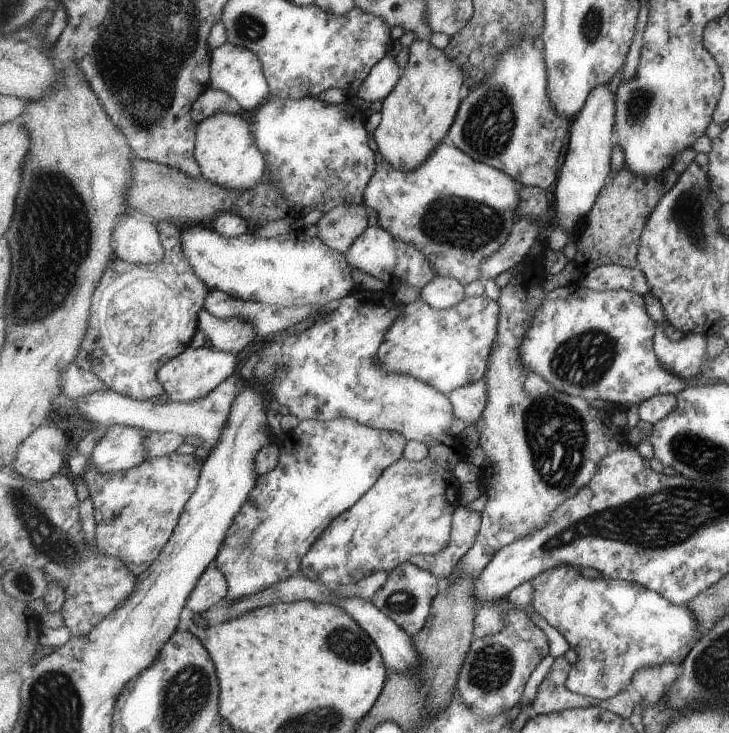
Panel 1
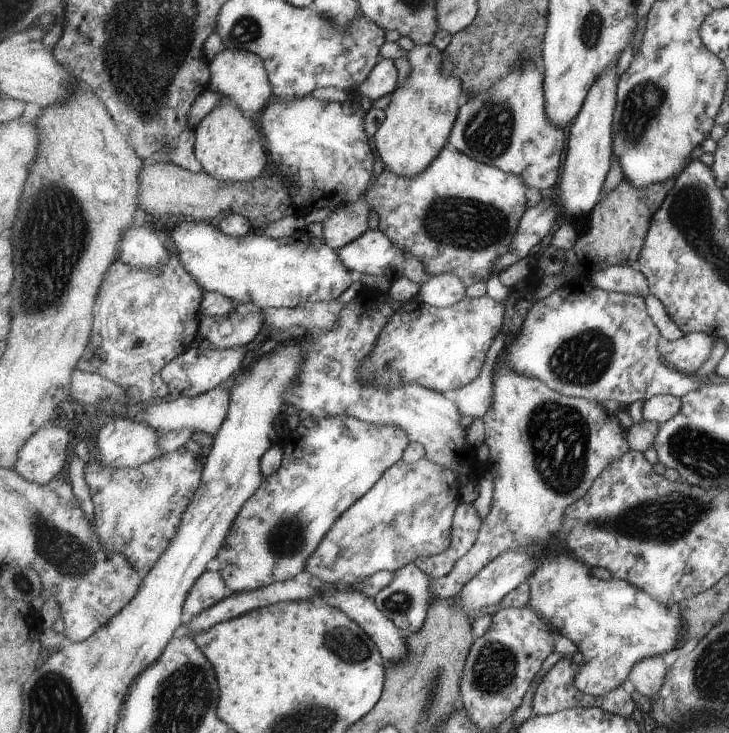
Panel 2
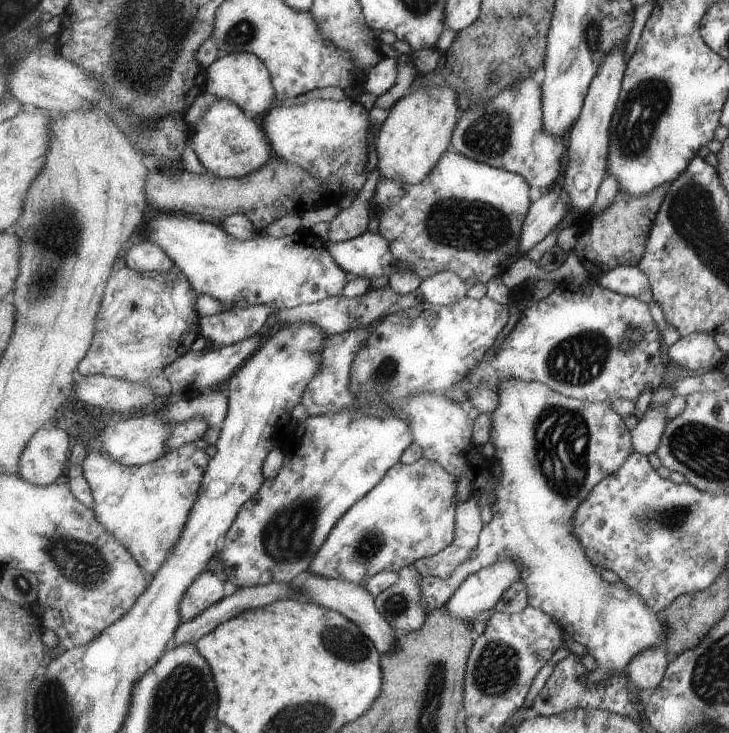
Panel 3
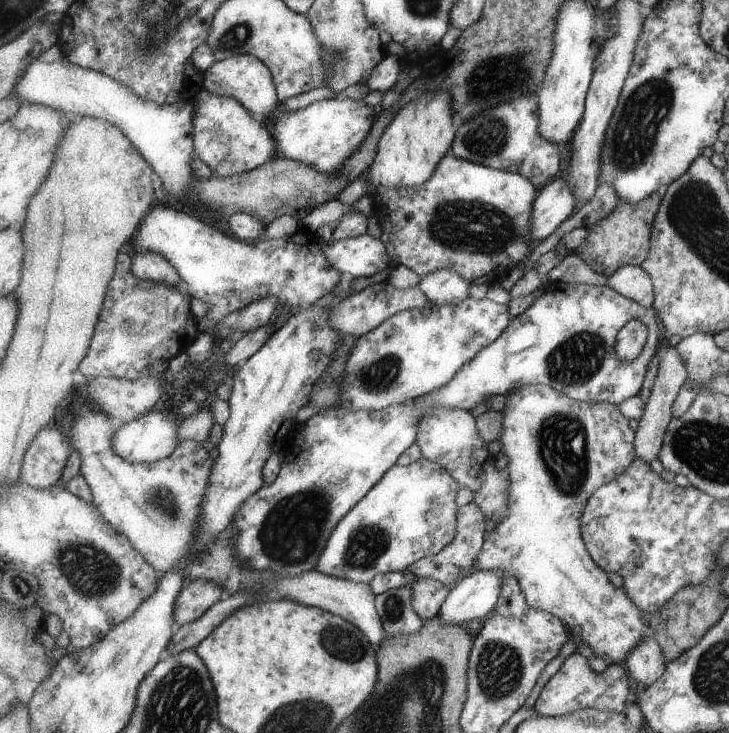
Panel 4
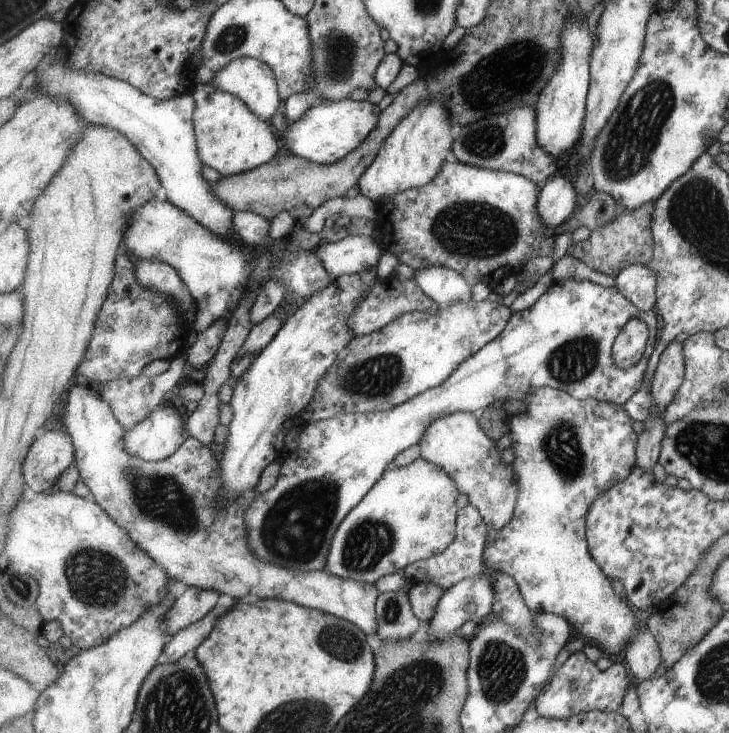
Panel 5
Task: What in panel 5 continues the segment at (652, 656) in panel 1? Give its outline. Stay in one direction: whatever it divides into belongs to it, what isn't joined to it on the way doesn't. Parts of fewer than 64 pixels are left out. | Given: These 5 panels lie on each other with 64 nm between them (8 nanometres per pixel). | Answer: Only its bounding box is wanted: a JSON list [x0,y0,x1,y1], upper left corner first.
[407,387,640,654]

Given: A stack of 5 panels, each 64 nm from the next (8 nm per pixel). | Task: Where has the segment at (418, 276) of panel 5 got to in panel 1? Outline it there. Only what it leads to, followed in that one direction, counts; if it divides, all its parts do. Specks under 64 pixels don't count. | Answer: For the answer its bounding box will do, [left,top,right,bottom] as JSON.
[420,276,466,309]

